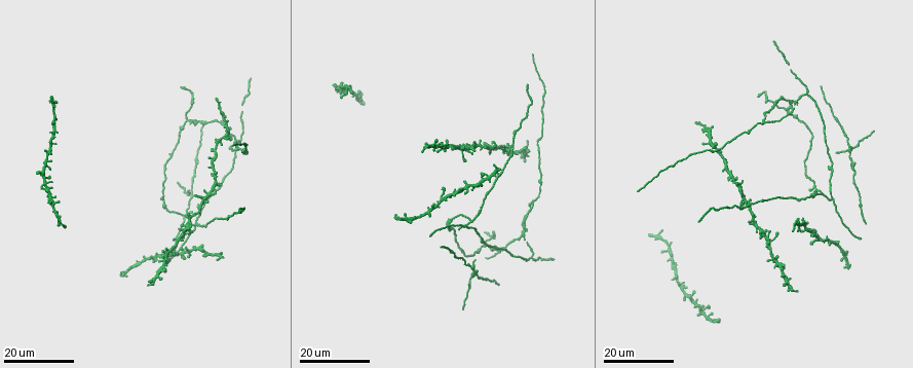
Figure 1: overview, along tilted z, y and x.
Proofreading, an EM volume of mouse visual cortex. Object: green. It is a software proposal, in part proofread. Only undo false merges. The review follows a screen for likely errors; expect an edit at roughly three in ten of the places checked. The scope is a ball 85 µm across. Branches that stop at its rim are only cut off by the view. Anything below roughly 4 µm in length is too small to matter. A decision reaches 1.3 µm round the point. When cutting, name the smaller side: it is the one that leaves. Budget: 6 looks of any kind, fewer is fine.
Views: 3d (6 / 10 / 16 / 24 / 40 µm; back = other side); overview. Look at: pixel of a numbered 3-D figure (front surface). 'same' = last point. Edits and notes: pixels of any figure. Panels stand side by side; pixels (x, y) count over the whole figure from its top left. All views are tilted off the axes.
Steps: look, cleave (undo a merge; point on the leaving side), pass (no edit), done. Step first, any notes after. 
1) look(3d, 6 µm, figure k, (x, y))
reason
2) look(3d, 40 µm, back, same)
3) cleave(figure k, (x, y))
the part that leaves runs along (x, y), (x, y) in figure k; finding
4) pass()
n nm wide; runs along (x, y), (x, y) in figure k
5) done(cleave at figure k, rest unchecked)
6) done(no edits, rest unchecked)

look(3d, 24 µm, figure 1, (223, 136))
four-way junction

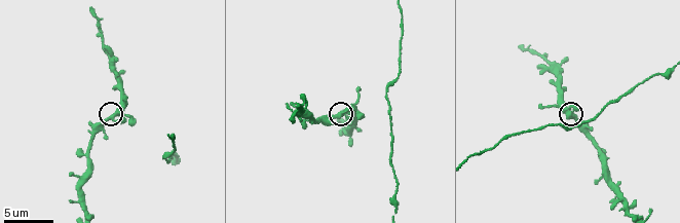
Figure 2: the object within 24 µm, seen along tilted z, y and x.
look(3d, 10 µm, figure 2, (337, 117))
zoom in

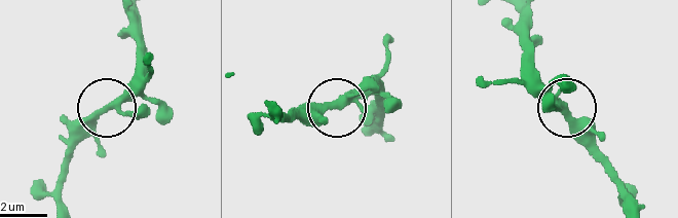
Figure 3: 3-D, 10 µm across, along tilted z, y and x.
pass()
4 arms; all the same neuron

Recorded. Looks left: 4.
look(3d, 16 µm, figure 1, (764, 124))
three-way junction

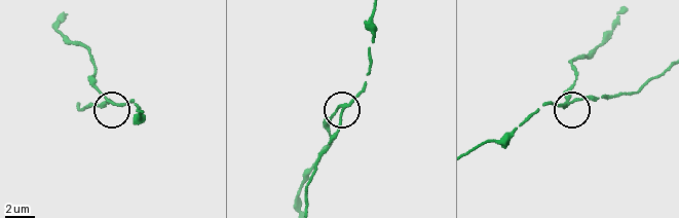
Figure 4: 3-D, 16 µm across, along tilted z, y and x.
look(3d, 6 µm, figure 4, (569, 102))

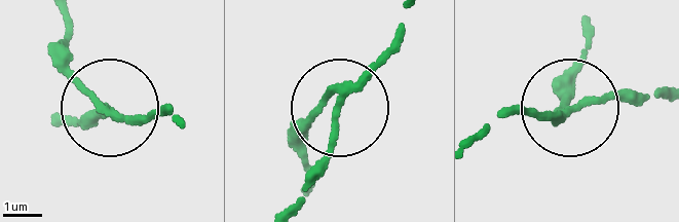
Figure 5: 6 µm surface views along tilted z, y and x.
cleave(figure 5, (73, 78))
3 arms; a second neuron is stuck on

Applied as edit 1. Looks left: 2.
done(cleave at figure 5, rest unchecked)

